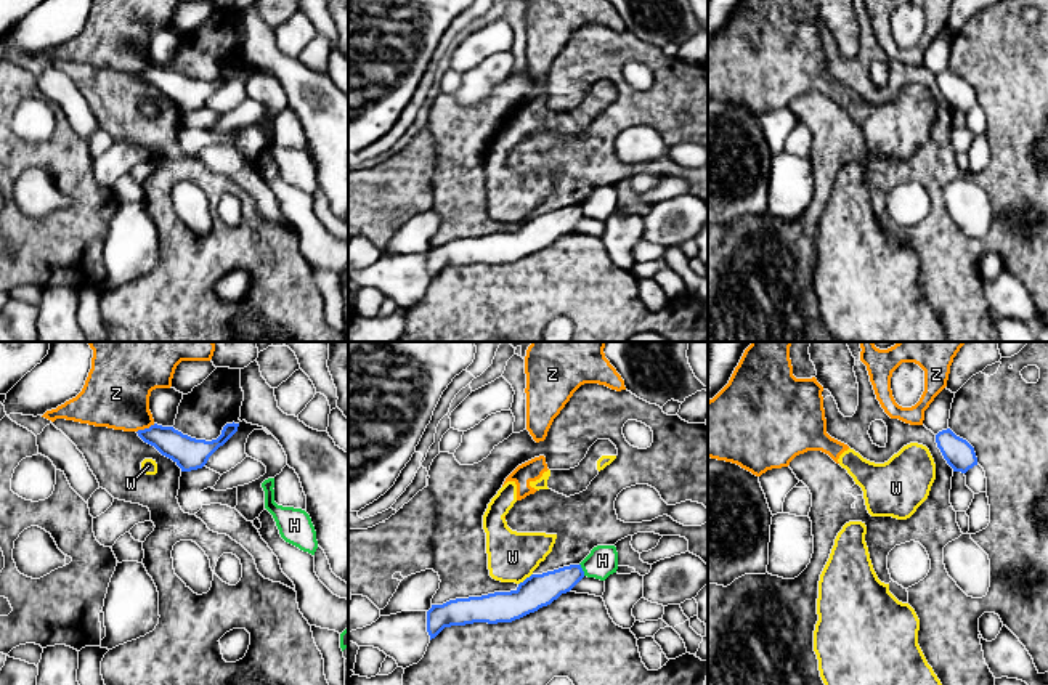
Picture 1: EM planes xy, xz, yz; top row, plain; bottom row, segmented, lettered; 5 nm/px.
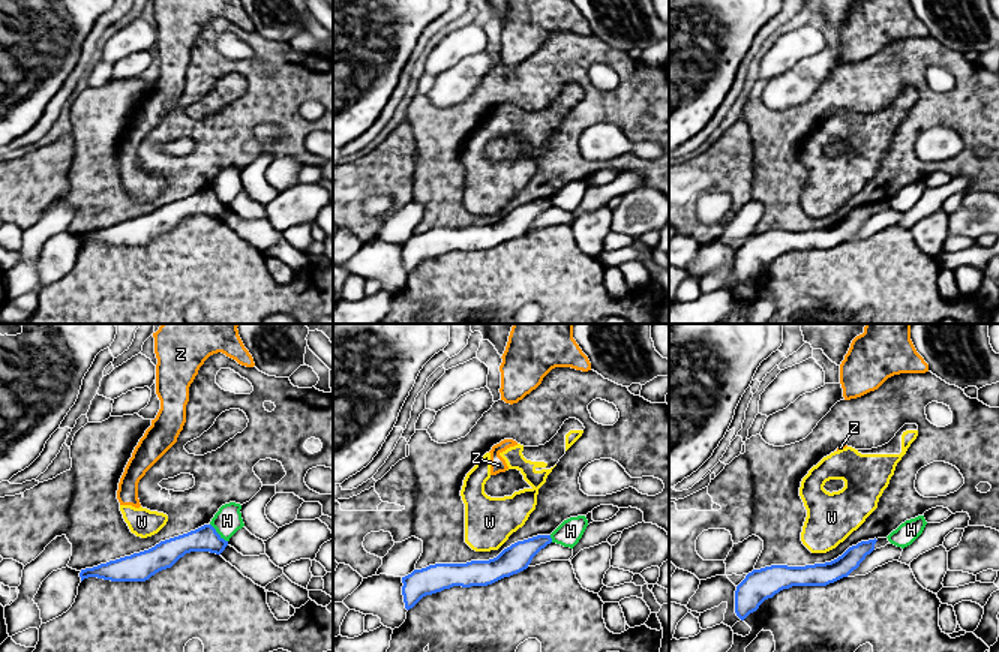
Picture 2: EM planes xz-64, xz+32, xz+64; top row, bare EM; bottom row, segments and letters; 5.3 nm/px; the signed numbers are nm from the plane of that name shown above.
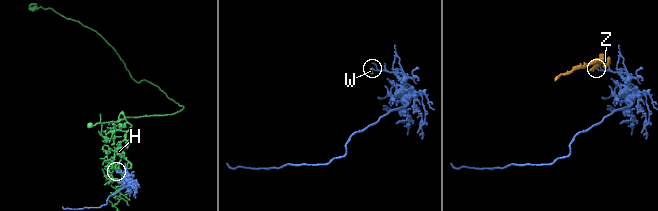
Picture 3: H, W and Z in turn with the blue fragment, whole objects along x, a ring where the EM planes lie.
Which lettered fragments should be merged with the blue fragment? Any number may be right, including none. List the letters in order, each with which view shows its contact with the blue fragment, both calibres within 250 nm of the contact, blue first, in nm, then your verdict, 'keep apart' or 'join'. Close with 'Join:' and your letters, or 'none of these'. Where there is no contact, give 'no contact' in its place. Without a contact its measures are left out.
H: contact in xz; calibres 170 and 150 nm; keep apart
W: contact in xz; calibres 170 and 260 nm; keep apart
Z: contact in xy; calibres 160 and 340 nm; keep apart
Join: none of these

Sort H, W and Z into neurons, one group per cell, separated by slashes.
H / W Z

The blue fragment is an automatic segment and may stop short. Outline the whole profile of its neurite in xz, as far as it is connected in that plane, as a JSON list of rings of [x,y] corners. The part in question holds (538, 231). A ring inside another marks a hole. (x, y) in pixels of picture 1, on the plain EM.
[[[570,205],[542,215],[531,215],[510,233],[432,245],[427,252],[427,273],[432,281],[451,266],[512,263],[550,245],[562,234],[570,233],[583,218],[581,205]]]

